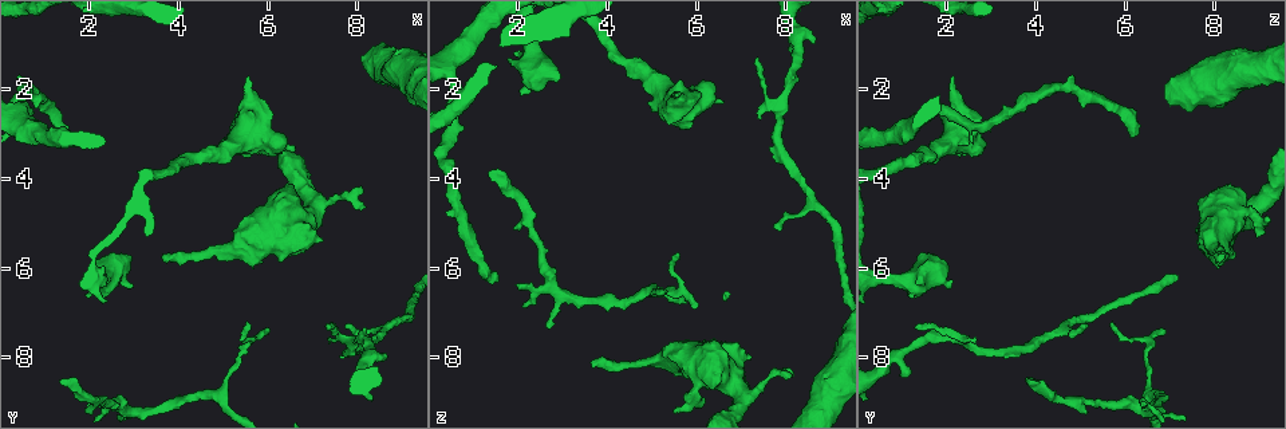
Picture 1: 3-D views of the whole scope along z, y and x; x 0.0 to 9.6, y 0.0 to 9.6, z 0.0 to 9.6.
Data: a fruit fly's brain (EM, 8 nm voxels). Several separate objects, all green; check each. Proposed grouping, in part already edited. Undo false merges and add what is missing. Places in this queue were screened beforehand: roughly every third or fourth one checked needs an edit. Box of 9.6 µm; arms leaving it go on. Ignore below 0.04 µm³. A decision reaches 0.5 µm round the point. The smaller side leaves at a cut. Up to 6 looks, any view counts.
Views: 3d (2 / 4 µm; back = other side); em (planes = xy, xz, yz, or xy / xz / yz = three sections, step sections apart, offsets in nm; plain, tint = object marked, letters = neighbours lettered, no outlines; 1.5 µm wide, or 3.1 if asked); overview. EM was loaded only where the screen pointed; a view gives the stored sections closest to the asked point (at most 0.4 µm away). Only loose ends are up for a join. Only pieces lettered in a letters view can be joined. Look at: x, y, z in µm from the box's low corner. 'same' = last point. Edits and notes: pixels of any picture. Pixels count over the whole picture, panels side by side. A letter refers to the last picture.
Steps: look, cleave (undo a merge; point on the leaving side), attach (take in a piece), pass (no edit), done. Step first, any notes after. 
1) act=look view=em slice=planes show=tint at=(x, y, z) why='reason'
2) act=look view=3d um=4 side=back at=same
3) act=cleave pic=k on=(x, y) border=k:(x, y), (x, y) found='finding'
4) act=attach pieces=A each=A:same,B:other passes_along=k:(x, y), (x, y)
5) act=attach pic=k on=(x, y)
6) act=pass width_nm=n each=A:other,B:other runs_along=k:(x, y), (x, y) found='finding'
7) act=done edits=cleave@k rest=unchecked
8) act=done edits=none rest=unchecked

act=look view=em slice=planes show=letters at=(1.40, 8.65, 3.90) why='free end'

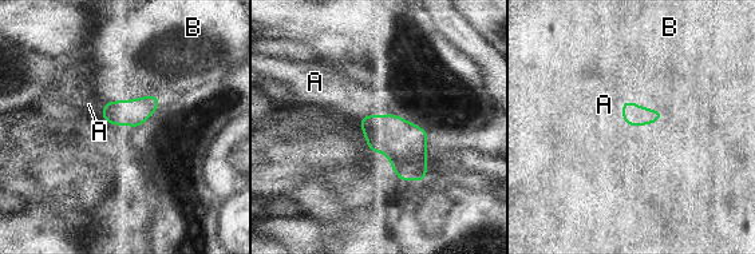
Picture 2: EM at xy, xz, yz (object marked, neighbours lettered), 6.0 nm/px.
act=attach pieces=A each=A:same,B:other found='it goes on there'

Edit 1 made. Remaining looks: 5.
act=look view=overview why='see it whole again'

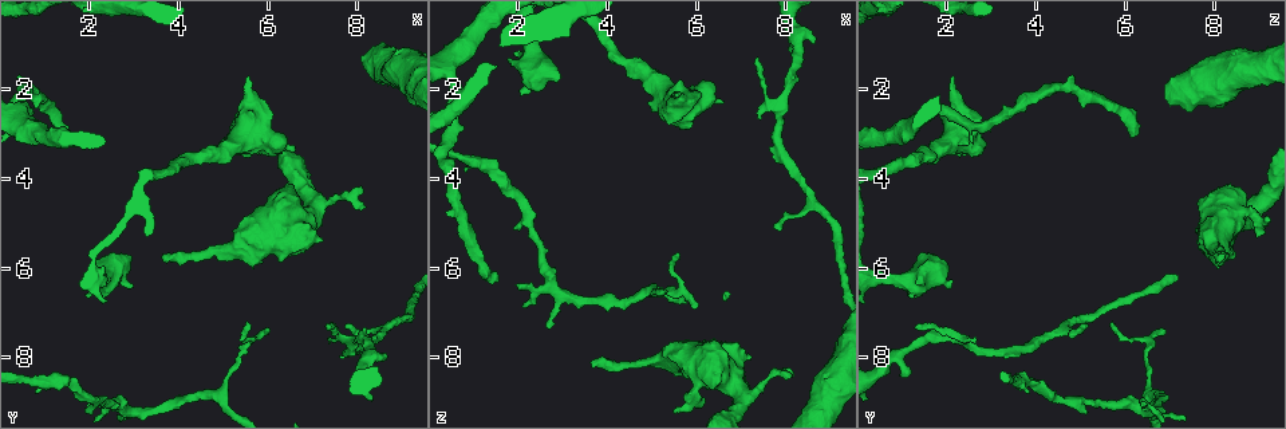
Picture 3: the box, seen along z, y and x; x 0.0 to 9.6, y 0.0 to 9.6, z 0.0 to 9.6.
act=look view=3d um=4 side=back at=(4.90, 8.90, 6.50) why='abrupt turn'

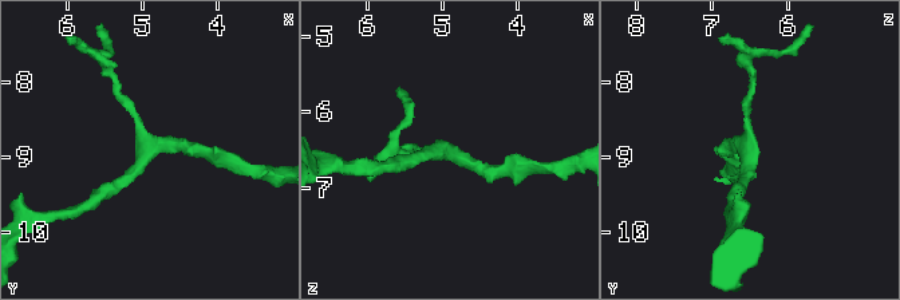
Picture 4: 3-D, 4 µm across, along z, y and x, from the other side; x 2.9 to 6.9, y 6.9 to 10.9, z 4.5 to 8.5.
act=look view=em slice=planes show=plain at=(4.85, 8.85, 6.55) why='now the EM'

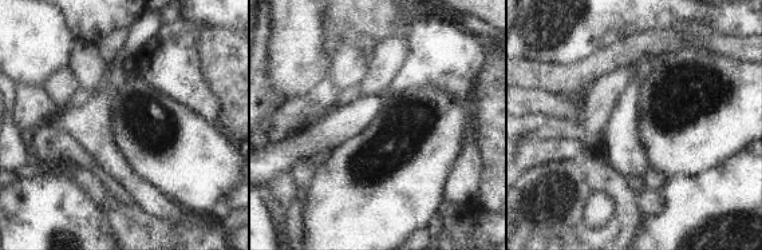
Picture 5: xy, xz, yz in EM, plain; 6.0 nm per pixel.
act=look view=em slice=planes show=letters at=same why='what lies round it'

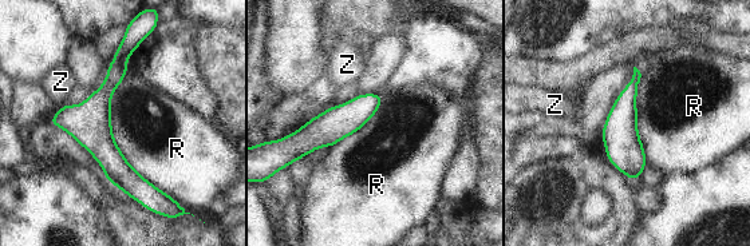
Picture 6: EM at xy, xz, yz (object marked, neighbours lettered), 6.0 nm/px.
act=pass each=R:other,Z:other found='one neuron here'

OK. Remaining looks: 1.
act=look view=em slice=planes show=letters at=(3.60, 5.70, 8.10) why='free end'

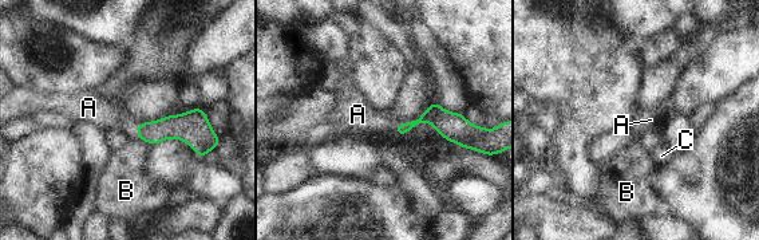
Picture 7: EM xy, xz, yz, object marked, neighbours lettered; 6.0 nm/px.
act=attach pieces=A each=A:same,B:other,C:other passes_along=7:(433, 114), (395, 130), (358, 114) found='the neuron continues'

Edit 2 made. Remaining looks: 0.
act=done edits=attach@2,attach@7 rest=unchecked

